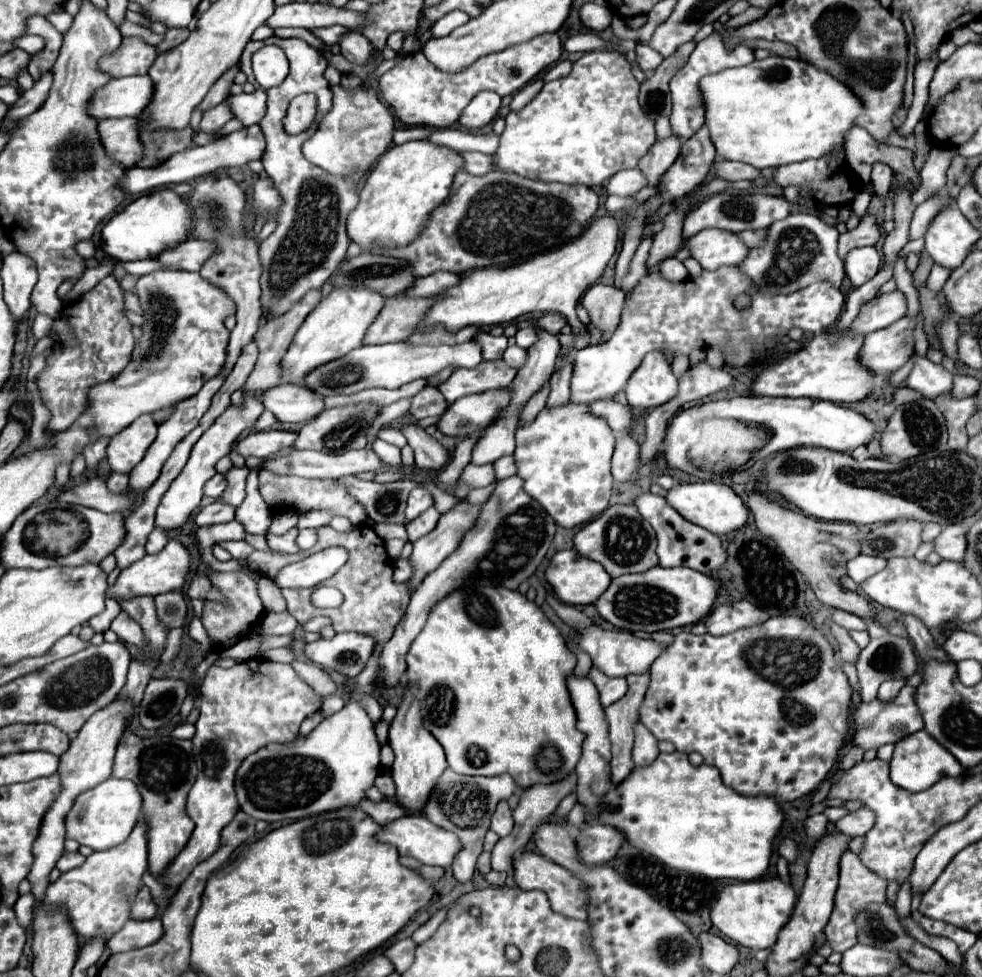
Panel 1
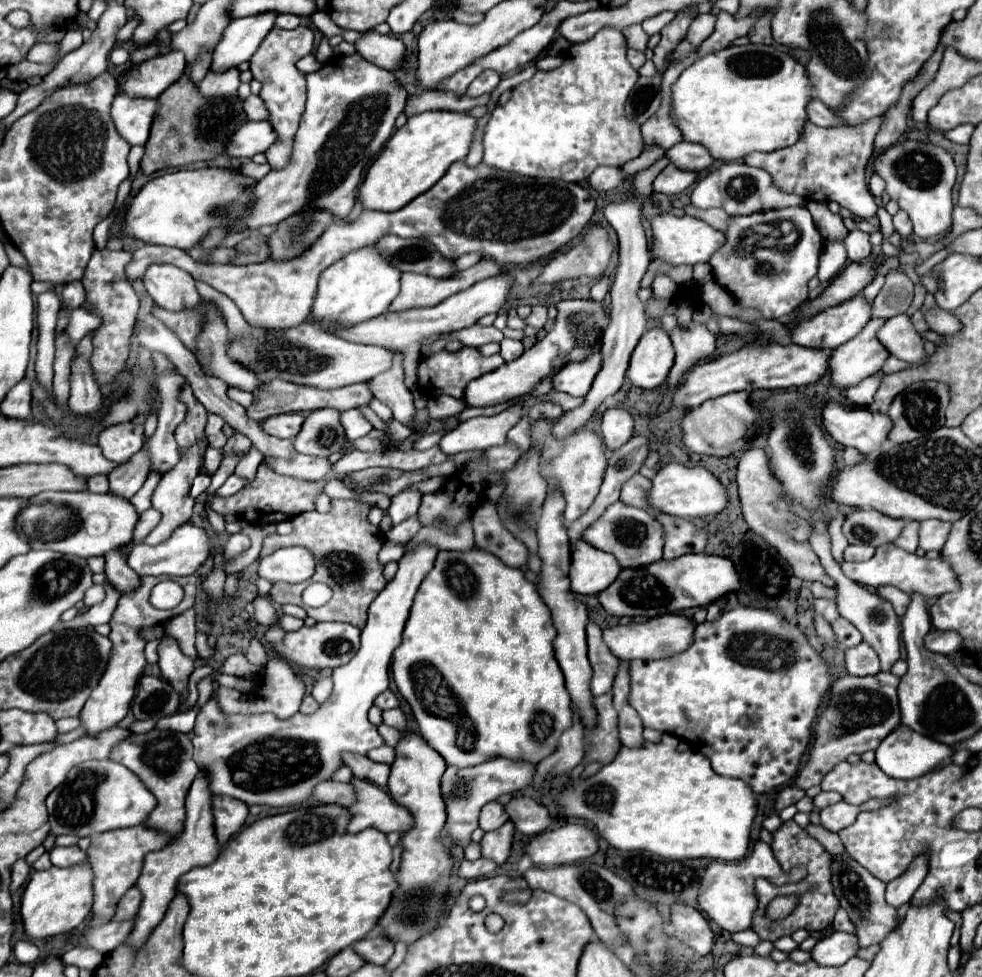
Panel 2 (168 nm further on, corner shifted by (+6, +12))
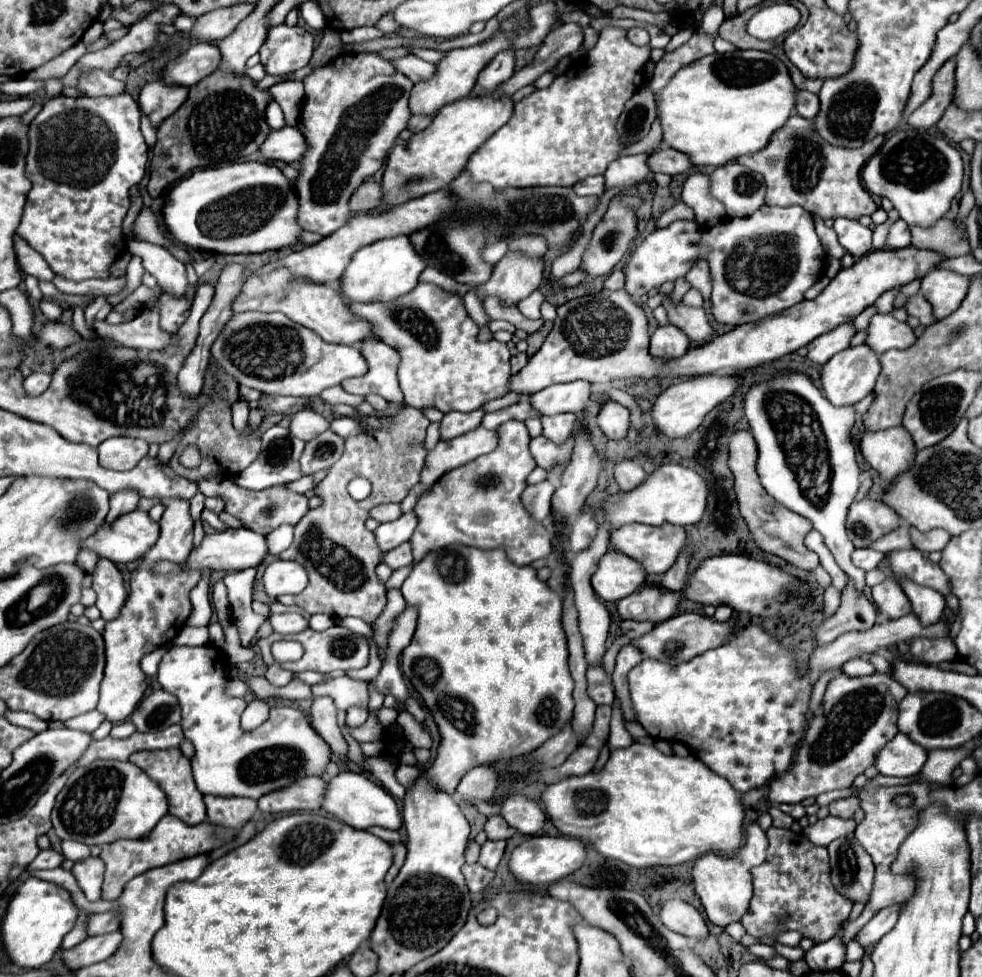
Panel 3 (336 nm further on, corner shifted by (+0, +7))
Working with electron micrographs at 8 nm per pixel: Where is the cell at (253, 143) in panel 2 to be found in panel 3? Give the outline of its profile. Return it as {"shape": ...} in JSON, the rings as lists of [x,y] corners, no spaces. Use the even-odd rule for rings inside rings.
{"shape":[[[284,127],[280,131],[272,131],[270,137],[260,147],[266,161],[284,161],[294,163],[300,161],[306,153],[306,137],[300,133],[298,127]]]}

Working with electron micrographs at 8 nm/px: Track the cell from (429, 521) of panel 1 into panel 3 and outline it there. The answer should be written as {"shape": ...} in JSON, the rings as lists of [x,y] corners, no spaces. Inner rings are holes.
{"shape":[[[402,543],[400,547],[388,551],[384,557],[382,557],[382,563],[386,563],[390,569],[400,569],[400,567],[406,567],[410,565],[414,559],[412,559],[412,553],[410,553],[410,543]]]}

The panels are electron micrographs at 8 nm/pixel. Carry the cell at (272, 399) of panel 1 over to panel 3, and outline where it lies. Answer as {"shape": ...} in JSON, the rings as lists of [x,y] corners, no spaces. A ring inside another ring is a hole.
{"shape":[[[128,241],[128,251],[142,259],[142,265],[152,273],[162,287],[162,291],[172,295],[182,295],[186,291],[186,269],[166,247],[146,243],[146,241]]]}

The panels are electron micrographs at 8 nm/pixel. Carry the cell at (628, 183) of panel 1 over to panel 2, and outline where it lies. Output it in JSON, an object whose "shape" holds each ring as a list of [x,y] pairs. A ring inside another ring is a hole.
{"shape":[[[600,166],[592,172],[588,178],[588,184],[596,192],[606,192],[606,190],[616,190],[624,184],[624,170],[620,166]]]}

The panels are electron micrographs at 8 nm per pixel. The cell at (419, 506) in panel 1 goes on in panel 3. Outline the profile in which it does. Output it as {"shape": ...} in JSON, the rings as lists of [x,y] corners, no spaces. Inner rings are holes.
{"shape":[[[404,513],[404,515],[402,515],[400,519],[396,519],[396,521],[382,523],[382,525],[374,531],[376,543],[378,543],[380,551],[382,551],[382,553],[388,553],[388,551],[392,551],[394,547],[398,547],[400,543],[406,543],[406,541],[412,537],[412,533],[414,533],[416,523],[418,523],[418,519],[416,519],[414,513]]]}

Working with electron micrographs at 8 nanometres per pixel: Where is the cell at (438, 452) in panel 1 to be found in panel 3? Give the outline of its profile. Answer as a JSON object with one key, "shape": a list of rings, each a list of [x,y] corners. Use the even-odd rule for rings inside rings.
{"shape":[[[376,337],[364,339],[360,343],[360,351],[368,363],[368,373],[358,379],[346,379],[346,383],[342,383],[344,391],[356,395],[376,393],[390,403],[402,403],[404,395],[396,377],[396,369],[400,363],[398,353]]]}

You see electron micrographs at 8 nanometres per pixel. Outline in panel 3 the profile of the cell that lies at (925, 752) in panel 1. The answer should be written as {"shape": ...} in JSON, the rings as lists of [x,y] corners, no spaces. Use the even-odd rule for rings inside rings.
{"shape":[[[902,733],[888,741],[886,747],[882,747],[882,751],[878,751],[874,757],[874,767],[878,773],[890,777],[912,777],[922,769],[924,763],[926,751]]]}

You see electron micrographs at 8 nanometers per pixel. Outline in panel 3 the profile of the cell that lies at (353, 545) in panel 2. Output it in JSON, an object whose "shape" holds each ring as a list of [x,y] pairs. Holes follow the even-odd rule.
{"shape":[[[406,403],[398,405],[398,411],[390,417],[380,417],[382,427],[380,429],[372,429],[368,427],[362,419],[356,419],[360,425],[358,435],[352,435],[350,439],[344,441],[344,453],[340,457],[340,461],[336,461],[328,475],[316,485],[314,493],[316,497],[320,497],[320,507],[310,509],[296,525],[296,533],[294,533],[294,543],[280,555],[284,559],[296,561],[300,563],[306,571],[308,571],[308,587],[298,593],[298,595],[282,595],[278,597],[278,601],[282,601],[284,605],[298,605],[302,609],[306,609],[308,613],[324,613],[332,619],[342,619],[342,617],[360,617],[366,623],[372,623],[384,609],[386,605],[386,587],[384,583],[378,581],[374,569],[376,565],[382,561],[382,551],[376,545],[374,533],[370,533],[364,523],[368,519],[368,511],[374,505],[380,503],[402,503],[402,499],[408,495],[408,491],[418,483],[422,465],[424,465],[424,457],[426,457],[426,447],[424,447],[424,439],[426,439],[426,427],[430,425],[430,421],[424,417],[424,413],[420,409],[414,409]],[[354,477],[364,477],[372,483],[372,493],[362,499],[356,501],[350,497],[348,493],[348,483]]]}

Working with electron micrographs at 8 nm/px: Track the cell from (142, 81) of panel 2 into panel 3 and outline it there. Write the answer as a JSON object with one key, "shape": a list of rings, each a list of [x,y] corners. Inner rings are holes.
{"shape":[[[196,43],[178,59],[170,61],[164,71],[164,79],[168,83],[192,87],[194,83],[202,81],[206,75],[214,73],[220,63],[220,51],[216,45],[210,43]]]}

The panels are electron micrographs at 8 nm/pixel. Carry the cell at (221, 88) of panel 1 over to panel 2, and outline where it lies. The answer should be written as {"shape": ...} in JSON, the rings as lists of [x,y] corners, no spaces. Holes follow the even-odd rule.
{"shape":[[[266,12],[232,20],[214,50],[210,70],[222,72],[228,68],[236,68],[242,62],[248,62],[260,46],[262,38],[268,34],[268,30],[272,30],[274,18],[274,12]]]}

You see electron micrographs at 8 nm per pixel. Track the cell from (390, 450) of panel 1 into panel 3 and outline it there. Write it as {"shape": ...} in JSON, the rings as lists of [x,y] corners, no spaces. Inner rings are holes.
{"shape":[[[334,385],[334,387],[330,387],[330,389],[324,389],[324,391],[320,393],[320,397],[322,397],[326,403],[330,403],[330,405],[336,405],[336,403],[358,405],[358,403],[362,403],[362,401],[364,401],[364,397],[350,395],[350,393],[346,393],[340,385]]]}

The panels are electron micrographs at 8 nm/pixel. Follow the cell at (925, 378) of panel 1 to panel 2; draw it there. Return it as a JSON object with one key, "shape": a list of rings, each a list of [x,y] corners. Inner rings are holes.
{"shape":[[[908,314],[888,318],[886,324],[878,332],[878,340],[890,350],[892,356],[896,356],[912,366],[920,366],[920,364],[928,362],[928,354],[924,350],[924,340],[914,330]]]}

